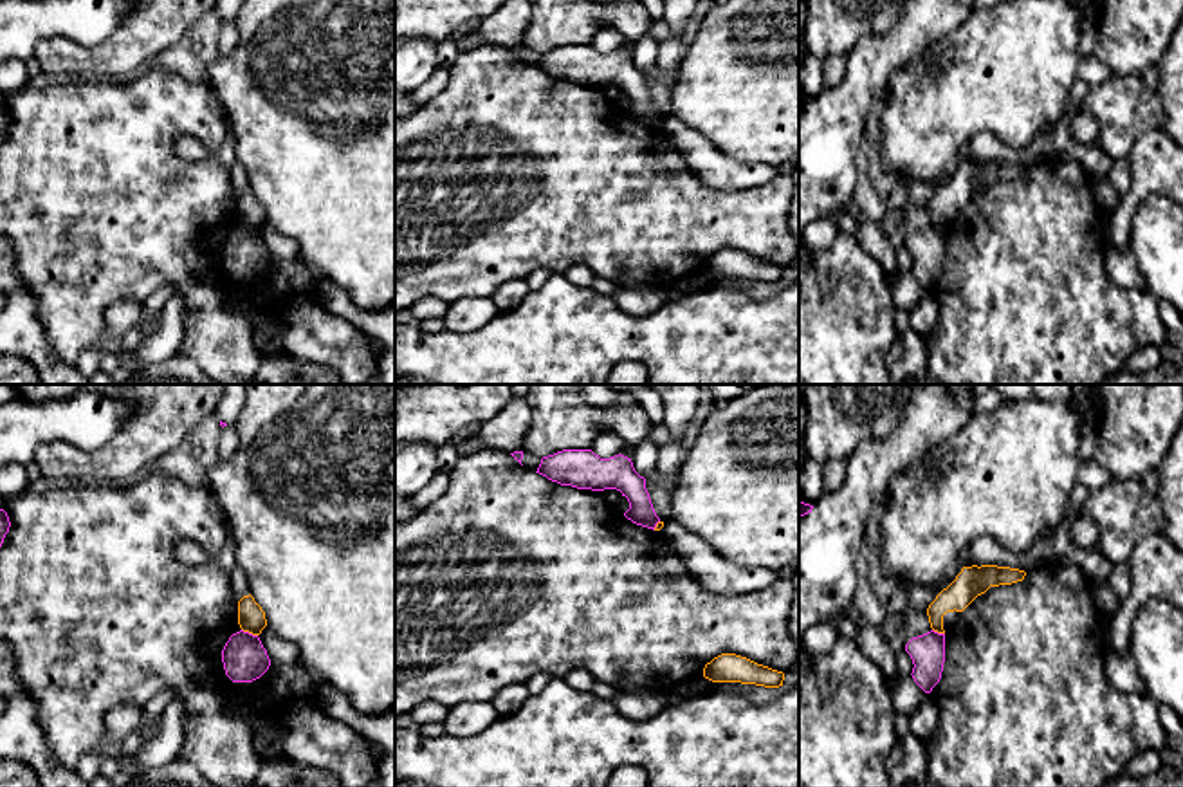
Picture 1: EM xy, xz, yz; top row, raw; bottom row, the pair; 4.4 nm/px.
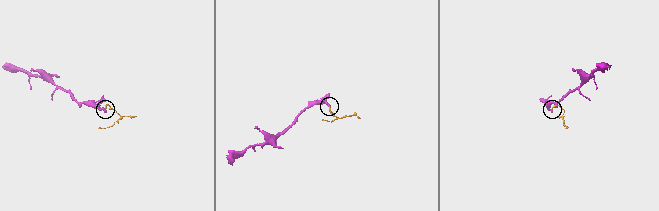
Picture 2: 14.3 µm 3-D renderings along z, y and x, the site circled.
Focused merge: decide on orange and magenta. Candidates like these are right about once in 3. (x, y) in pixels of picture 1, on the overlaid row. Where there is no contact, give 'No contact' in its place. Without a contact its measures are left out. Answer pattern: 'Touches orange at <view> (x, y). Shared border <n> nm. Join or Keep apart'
Touches orange at xy (249, 632). Shared border 80 nm. Keep apart

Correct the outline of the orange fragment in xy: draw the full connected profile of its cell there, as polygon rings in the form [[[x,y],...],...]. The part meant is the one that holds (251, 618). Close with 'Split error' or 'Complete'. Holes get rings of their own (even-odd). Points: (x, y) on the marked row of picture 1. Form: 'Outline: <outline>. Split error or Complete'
Outline: [[[251,594],[238,601],[238,625],[243,632],[252,635],[260,635],[267,626],[265,612]]]. Complete

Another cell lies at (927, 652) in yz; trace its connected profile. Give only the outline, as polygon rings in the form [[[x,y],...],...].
[[[934,630],[912,637],[905,644],[905,652],[912,659],[912,679],[925,691],[931,693],[940,682],[945,662],[945,634]]]

